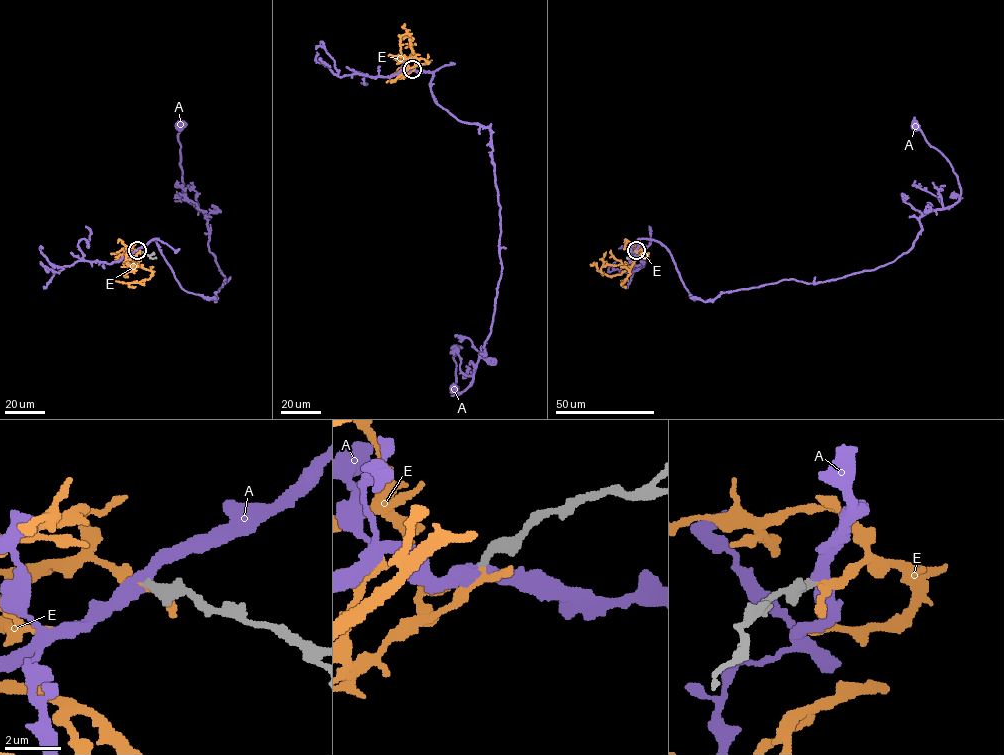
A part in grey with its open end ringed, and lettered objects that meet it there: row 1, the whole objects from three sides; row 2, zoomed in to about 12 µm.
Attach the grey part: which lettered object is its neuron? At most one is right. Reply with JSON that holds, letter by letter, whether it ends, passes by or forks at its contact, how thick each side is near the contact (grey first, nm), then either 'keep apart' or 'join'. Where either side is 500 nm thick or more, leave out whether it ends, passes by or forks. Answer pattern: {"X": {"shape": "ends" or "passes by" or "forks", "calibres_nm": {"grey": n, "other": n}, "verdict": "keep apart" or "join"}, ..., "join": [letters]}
{"A": {"shape": "passes by", "calibres_nm": {"grey": 360, "other": 400}, "verdict": "keep apart"}, "E": {"shape": "passes by", "calibres_nm": {"grey": 380, "other": 240}, "verdict": "join"}, "join": ["E"]}

